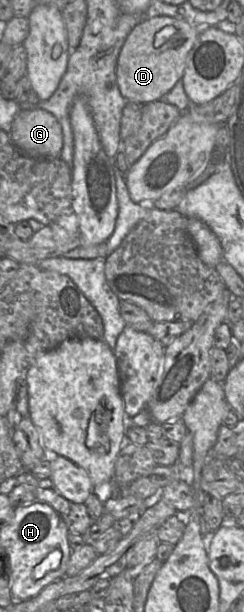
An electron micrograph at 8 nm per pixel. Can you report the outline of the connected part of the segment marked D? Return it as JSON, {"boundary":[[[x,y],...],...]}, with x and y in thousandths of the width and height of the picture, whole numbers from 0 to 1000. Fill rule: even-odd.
{"boundary":[[[693,26],[590,28],[520,59],[484,93],[475,124],[500,157],[574,172],[660,163],[746,129],[770,88],[816,52],[754,33]]]}

